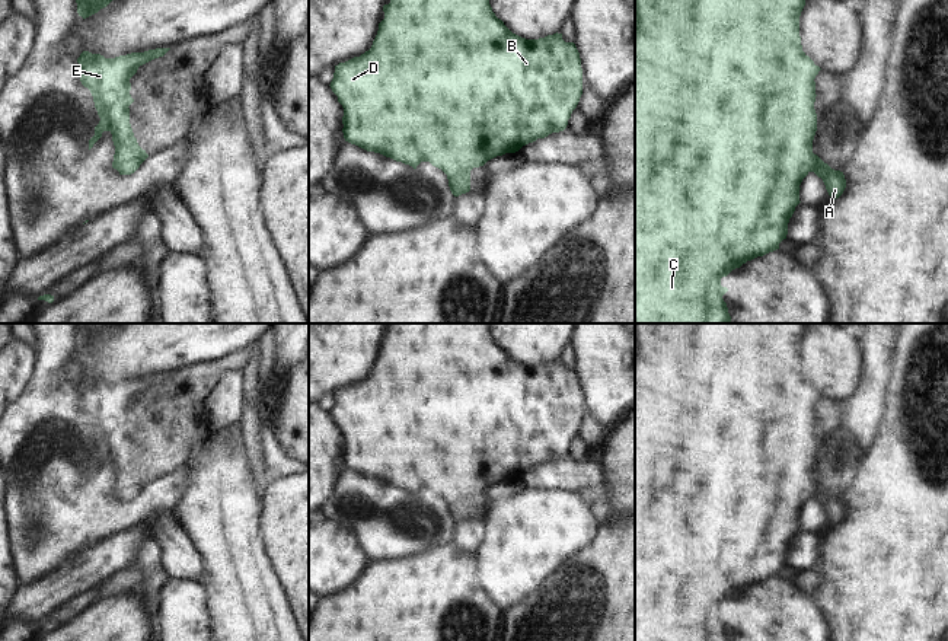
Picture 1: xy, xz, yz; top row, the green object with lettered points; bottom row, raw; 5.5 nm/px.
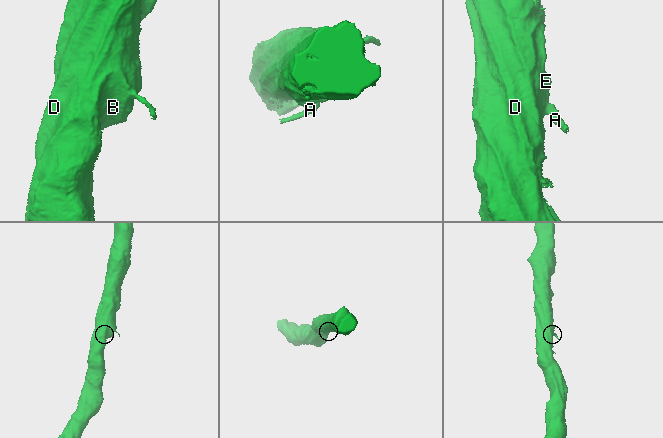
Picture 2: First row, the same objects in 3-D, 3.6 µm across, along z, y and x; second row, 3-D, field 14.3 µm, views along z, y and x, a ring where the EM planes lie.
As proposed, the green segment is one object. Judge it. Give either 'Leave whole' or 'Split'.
Leave whole.

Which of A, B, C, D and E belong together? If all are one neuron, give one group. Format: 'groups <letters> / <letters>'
groups A B C D E

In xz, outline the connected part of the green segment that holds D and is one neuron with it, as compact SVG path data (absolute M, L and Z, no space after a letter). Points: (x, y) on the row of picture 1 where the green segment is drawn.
M390 0L383 6L384 19L379 23L377 35L368 51L345 63L335 66L331 82L332 92L344 108L342 133L345 141L355 144L367 152L380 153L396 162L416 166L430 162L441 169L449 179L450 191L454 197L470 191L470 170L483 166L488 160L505 153L516 153L523 146L545 138L552 133L564 131L572 111L577 108L582 95L582 68L580 52L574 42L565 42L562 34L548 35L539 39L526 39L513 34L501 19L495 16L489 0Z

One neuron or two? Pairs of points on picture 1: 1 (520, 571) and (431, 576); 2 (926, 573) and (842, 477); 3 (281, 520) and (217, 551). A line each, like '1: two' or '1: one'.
1: two
2: two
3: two

